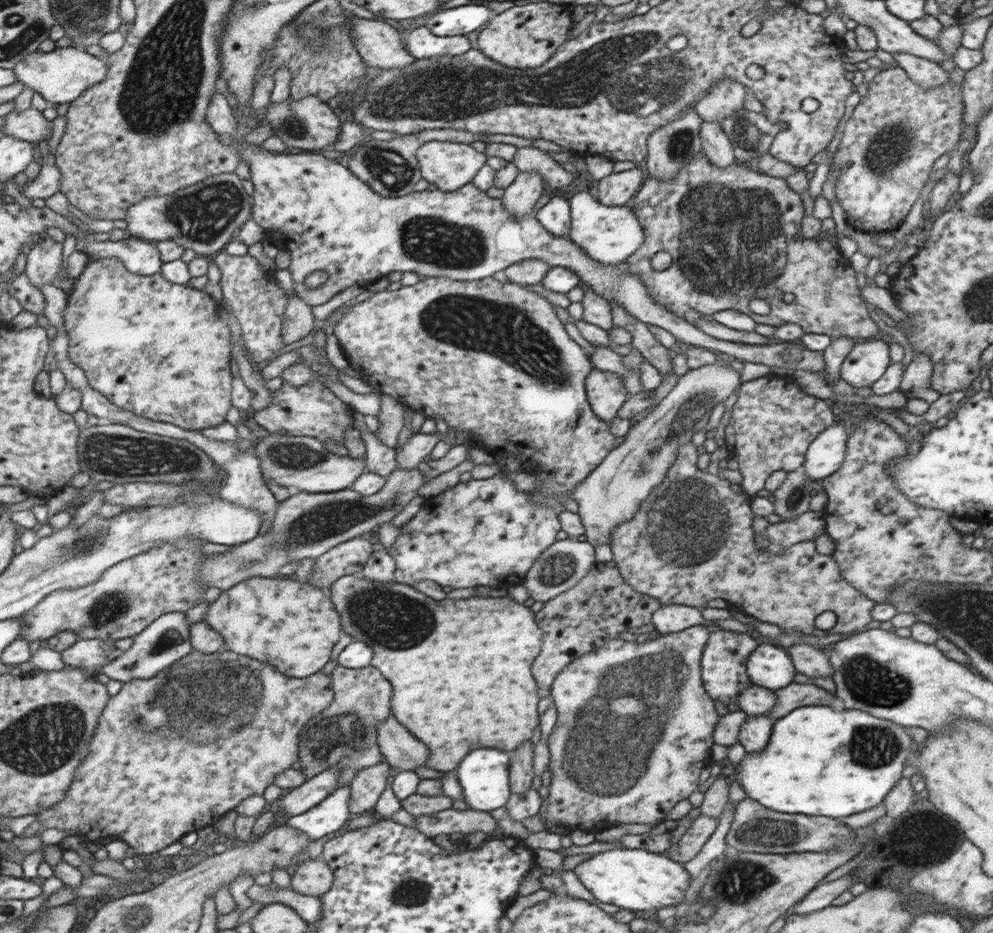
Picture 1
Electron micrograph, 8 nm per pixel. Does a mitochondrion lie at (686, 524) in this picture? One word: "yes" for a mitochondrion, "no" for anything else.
yes

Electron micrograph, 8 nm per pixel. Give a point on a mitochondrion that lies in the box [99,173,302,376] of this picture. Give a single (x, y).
(202, 215)

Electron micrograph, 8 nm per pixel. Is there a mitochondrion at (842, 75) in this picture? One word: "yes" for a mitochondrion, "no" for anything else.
no

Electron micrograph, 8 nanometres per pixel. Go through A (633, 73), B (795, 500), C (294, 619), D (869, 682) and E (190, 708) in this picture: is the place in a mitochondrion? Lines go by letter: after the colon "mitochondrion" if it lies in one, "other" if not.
A: mitochondrion
B: mitochondrion
C: other
D: mitochondrion
E: mitochondrion

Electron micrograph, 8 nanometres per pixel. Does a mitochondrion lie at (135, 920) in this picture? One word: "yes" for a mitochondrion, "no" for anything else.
yes

